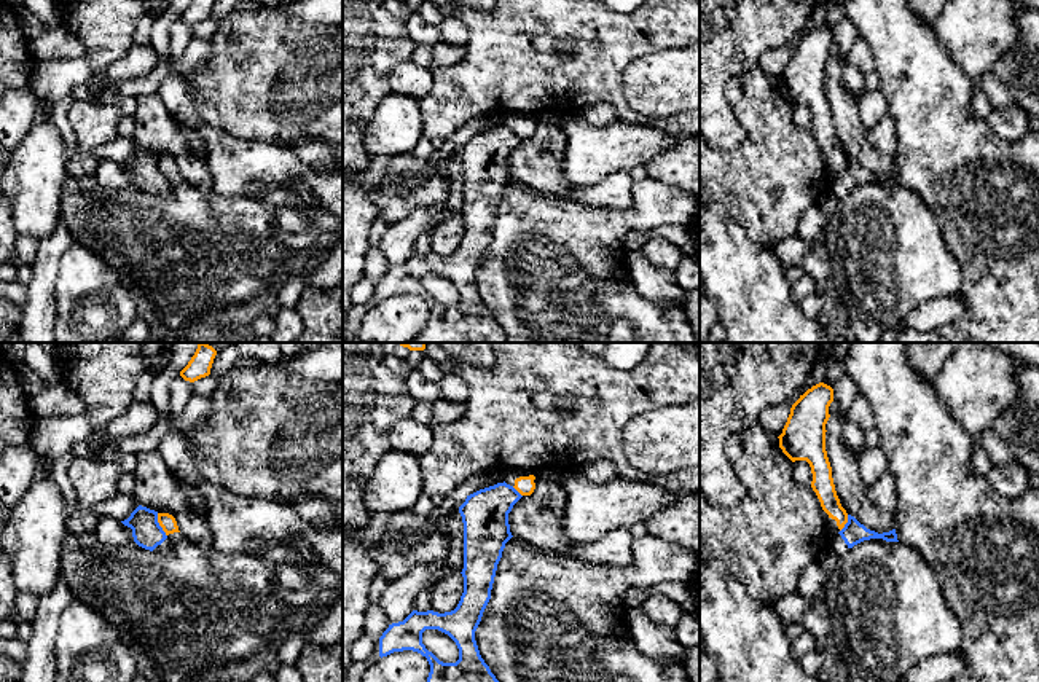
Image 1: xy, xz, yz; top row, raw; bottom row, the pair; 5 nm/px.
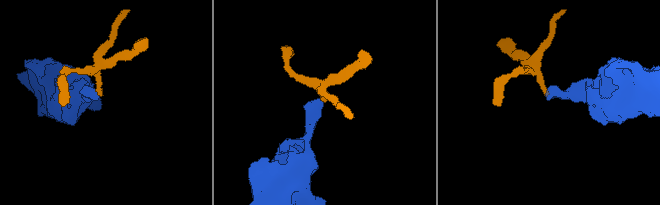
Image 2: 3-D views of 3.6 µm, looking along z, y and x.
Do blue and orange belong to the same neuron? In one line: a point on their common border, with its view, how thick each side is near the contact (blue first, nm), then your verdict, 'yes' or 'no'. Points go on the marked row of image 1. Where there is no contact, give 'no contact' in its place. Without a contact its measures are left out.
xy (158, 525) | 150/80 nm | no

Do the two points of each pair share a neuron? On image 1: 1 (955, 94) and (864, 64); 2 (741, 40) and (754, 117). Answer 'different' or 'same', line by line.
1: different
2: different

